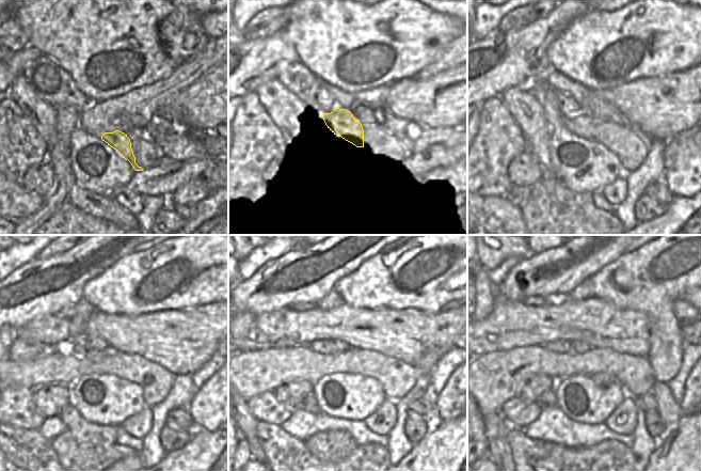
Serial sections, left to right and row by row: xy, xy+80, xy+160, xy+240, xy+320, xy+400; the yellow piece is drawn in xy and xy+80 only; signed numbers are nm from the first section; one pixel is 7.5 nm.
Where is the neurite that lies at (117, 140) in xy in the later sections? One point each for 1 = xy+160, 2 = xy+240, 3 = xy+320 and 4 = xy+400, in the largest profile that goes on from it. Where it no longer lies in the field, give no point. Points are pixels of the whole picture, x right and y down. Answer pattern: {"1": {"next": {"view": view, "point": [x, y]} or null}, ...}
{"1": {"next": {"view": "xy+160", "point": [582, 125]}}, "2": {"next": {"view": "xy+240", "point": [80, 349]}}, "3": {"next": {"view": "xy+320", "point": [321, 346]}}, "4": {"next": {"view": "xy+400", "point": [560, 345]}}}

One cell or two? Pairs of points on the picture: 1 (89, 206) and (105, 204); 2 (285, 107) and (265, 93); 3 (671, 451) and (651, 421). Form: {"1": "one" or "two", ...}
{"1": "one", "2": "one", "3": "two"}

